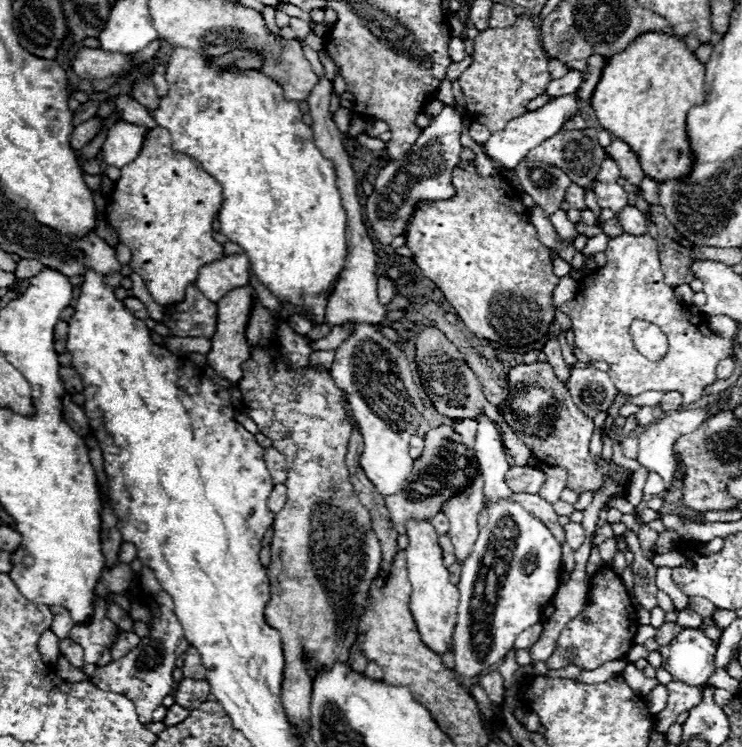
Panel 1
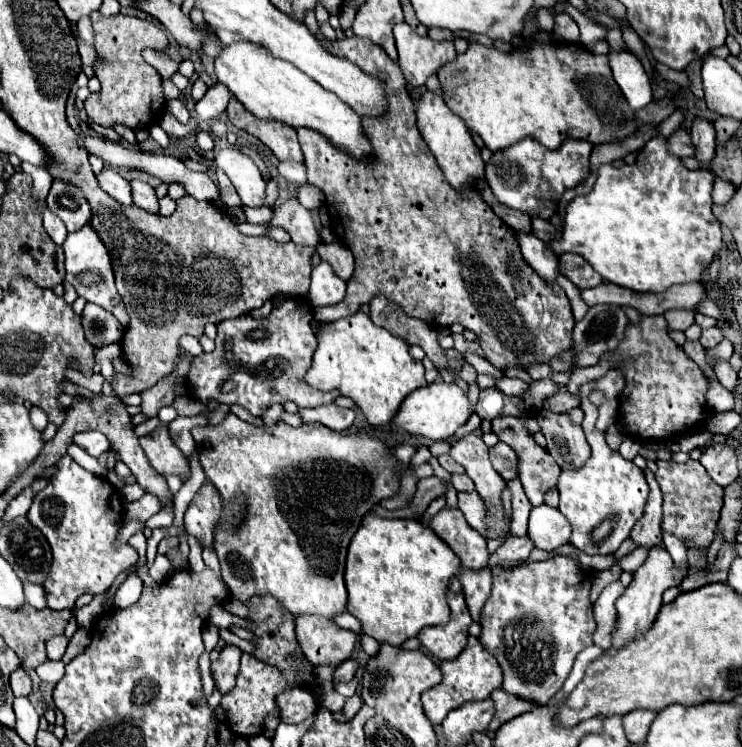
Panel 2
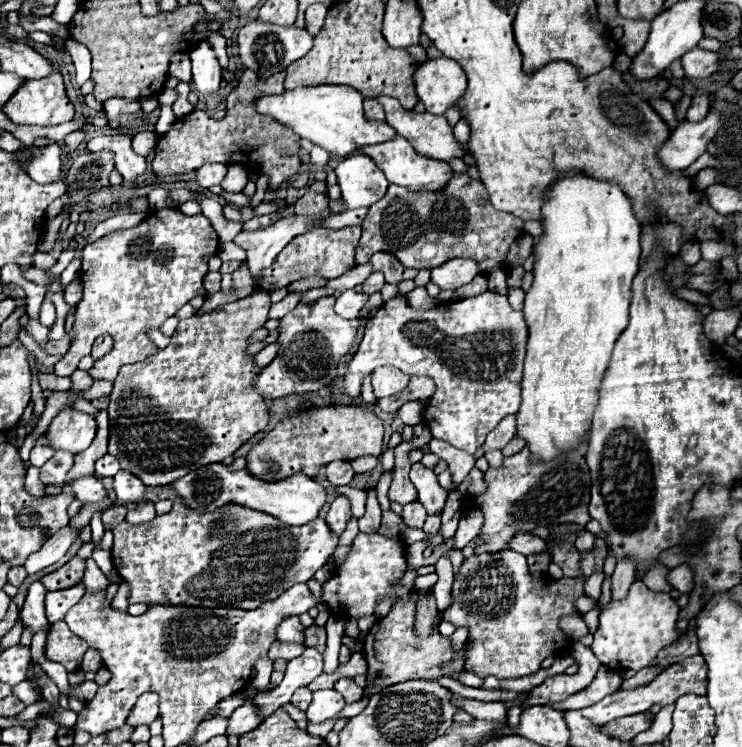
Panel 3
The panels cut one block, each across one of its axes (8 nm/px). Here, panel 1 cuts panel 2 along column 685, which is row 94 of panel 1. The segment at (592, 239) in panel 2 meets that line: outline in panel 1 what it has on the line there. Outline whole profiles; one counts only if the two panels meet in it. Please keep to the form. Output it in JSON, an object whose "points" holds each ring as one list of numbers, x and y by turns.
{"points":[[176,46,168,66,166,66,166,82,168,82,168,94,164,98,160,98,160,106,158,110,150,112,150,116,154,118,154,122,162,128,166,128,172,136,172,150,174,152,182,152,192,156,194,160,198,160,202,164,202,168,216,178,216,182,222,186,222,206,218,212,218,220,220,220,220,232,240,244,246,252,246,256,250,258,252,270,256,274,256,278,272,292,278,296,280,302,288,300,292,302,302,316,308,316,314,320,314,324,322,324,324,322,324,310,326,310,326,296,322,296,320,292,326,290,330,286,330,282,342,272,344,266,344,256,346,256,346,212,342,206,342,196,340,190,336,186,336,170,334,164,324,158,324,154,316,148,314,144,314,136,312,136,312,128,306,126,302,122,302,112,298,108,298,102,288,102,284,100,284,90,278,82,274,82,272,78,268,78,266,74,262,74,260,70,240,70,240,68,216,68,212,62,212,58,208,56,200,56,194,50,188,48,180,48]]}

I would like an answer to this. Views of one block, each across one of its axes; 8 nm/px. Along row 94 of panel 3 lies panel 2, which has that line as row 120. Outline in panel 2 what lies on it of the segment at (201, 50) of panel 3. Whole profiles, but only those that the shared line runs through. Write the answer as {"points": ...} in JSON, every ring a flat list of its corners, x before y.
{"points":[[222,82,214,84,212,88,208,88,208,92,204,94,204,98,198,100,198,102,196,102,196,108,194,108,198,120,210,122,210,120,218,118,218,116,226,110,226,106,228,106,228,102,230,102,232,96,234,96,234,94,232,94,232,92,228,90,228,86,224,86]]}

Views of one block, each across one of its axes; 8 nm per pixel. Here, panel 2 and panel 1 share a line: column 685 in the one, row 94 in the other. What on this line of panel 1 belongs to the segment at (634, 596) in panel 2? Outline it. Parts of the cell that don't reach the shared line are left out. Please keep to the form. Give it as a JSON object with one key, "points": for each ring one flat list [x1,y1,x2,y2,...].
{"points":[[568,94,568,96,560,96,560,98,552,98,546,106,538,108,536,112,526,112,518,118,512,118,504,130,494,132,488,142,484,144,486,154,492,156,496,162,500,162,504,168,514,168,518,160,522,160,528,150,532,150,534,146,538,146,540,142,544,142,546,138,552,138,554,134,558,134,564,124,578,114,578,96,576,94]]}

